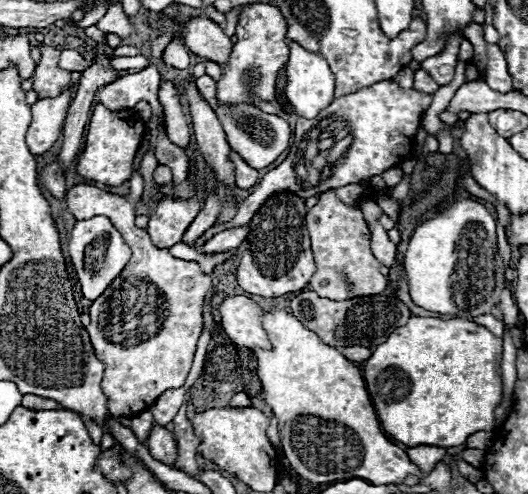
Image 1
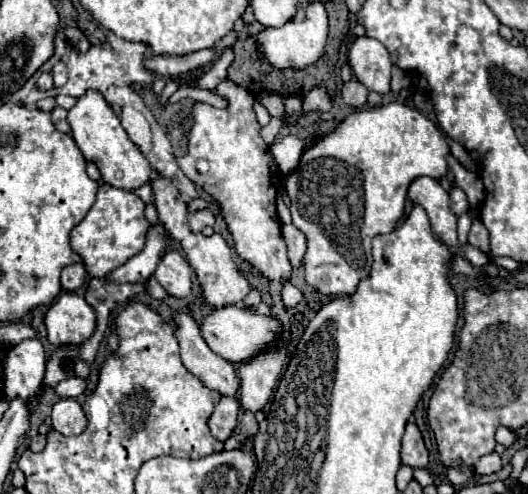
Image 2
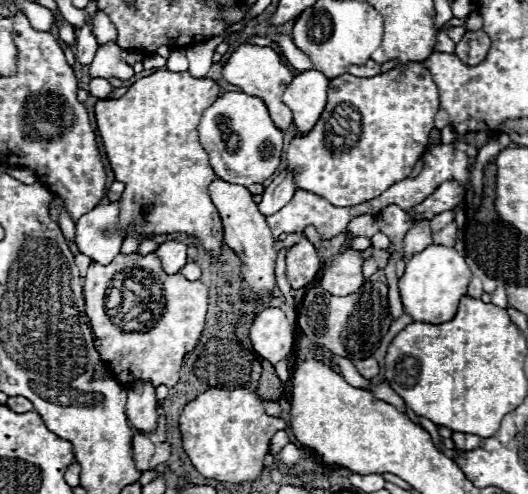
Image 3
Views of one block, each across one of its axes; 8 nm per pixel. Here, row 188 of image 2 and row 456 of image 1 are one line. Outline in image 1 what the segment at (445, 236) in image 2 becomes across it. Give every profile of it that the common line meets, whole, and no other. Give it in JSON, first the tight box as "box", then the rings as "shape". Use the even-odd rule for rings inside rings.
{"box":[406,446,446,475],"shape":[[[416,446],[407,448],[406,453],[410,460],[415,463],[424,475],[428,475],[438,462],[446,456],[446,448],[438,446]]]}

